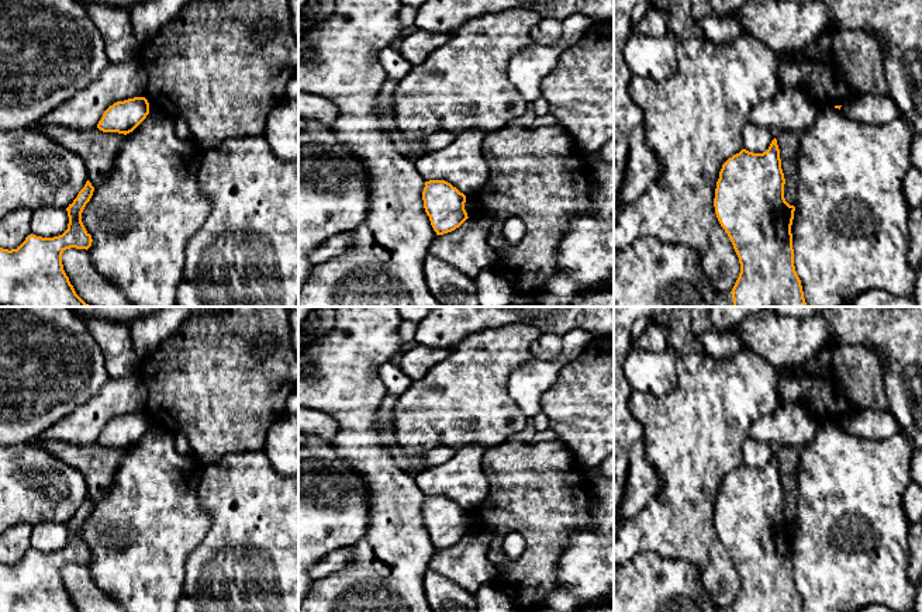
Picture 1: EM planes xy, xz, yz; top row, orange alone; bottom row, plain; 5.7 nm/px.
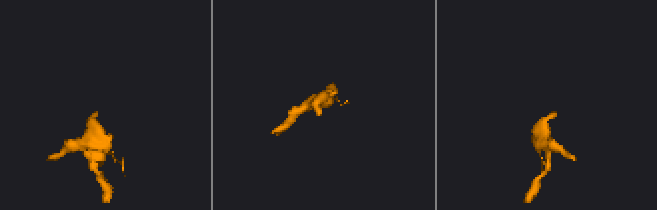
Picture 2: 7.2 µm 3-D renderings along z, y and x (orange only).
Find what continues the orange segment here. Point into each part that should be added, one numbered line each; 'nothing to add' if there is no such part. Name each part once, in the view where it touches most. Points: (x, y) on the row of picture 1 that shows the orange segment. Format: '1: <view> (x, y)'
nothing to add

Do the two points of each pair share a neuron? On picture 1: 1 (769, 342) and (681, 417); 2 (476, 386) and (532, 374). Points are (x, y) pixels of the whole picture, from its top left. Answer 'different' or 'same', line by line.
1: different
2: different

